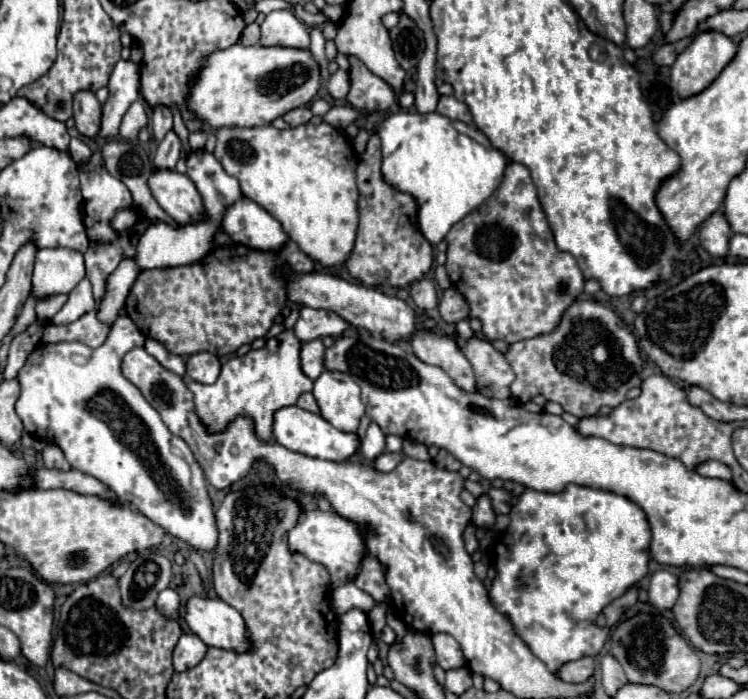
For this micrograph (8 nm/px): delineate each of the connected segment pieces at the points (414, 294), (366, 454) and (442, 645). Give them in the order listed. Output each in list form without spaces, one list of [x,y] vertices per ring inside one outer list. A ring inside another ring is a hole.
[[[421,278],[417,282],[411,284],[411,290],[409,290],[413,302],[421,308],[421,310],[431,310],[431,308],[437,308],[437,290],[435,290],[435,284],[427,278]]]
[[[371,422],[367,436],[361,440],[361,454],[367,462],[373,462],[383,452],[385,452],[385,434],[375,422]]]
[[[433,634],[431,640],[433,640],[433,646],[435,646],[437,664],[443,670],[465,666],[465,658],[463,658],[461,646],[453,636],[449,636],[449,634]]]

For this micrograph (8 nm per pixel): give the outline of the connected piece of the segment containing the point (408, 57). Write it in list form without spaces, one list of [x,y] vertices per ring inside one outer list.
[[[399,12],[399,24],[395,28],[391,28],[389,34],[393,40],[393,50],[395,50],[397,62],[405,70],[415,68],[421,58],[421,52],[425,48],[423,32],[417,28],[417,24],[405,12]]]

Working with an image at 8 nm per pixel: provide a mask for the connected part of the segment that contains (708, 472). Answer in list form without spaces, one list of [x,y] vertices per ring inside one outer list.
[[[707,460],[703,464],[699,464],[695,468],[701,476],[707,476],[707,478],[723,478],[723,480],[731,480],[731,472],[725,464],[717,462],[717,460]]]

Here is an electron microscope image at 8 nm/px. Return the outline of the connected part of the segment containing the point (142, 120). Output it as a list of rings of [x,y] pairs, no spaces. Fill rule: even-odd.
[[[141,100],[135,101],[123,116],[123,132],[119,132],[121,138],[125,140],[135,140],[139,136],[139,130],[145,128],[149,122],[147,111]]]

